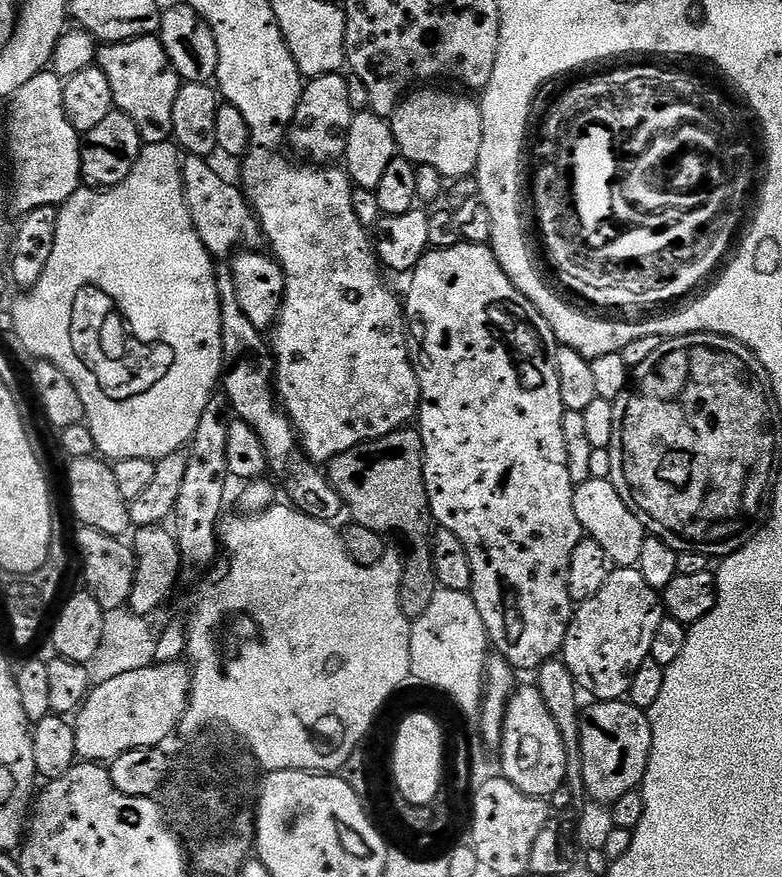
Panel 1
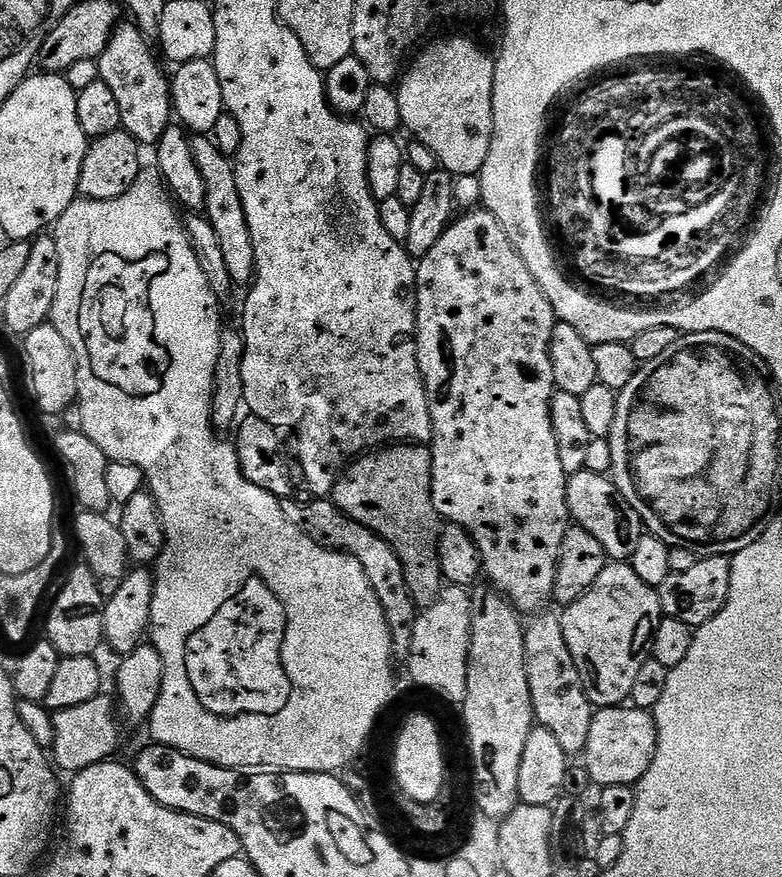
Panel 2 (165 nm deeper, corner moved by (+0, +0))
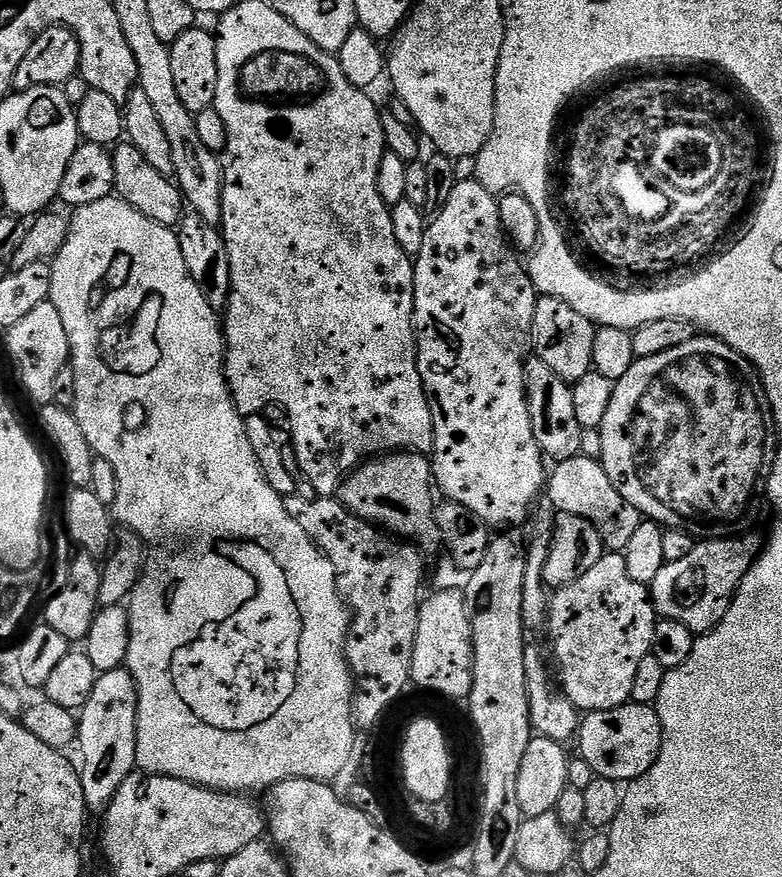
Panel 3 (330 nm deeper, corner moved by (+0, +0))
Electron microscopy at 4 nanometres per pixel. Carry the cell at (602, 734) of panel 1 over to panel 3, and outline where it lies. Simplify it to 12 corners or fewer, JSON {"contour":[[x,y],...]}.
{"contour":[[629,702],[587,713],[578,756],[631,782],[654,766],[662,722]]}

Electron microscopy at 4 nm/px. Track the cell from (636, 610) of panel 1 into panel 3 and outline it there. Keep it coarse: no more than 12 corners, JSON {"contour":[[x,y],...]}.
{"contour":[[605,554],[550,596],[563,696],[629,703],[658,613]]}

